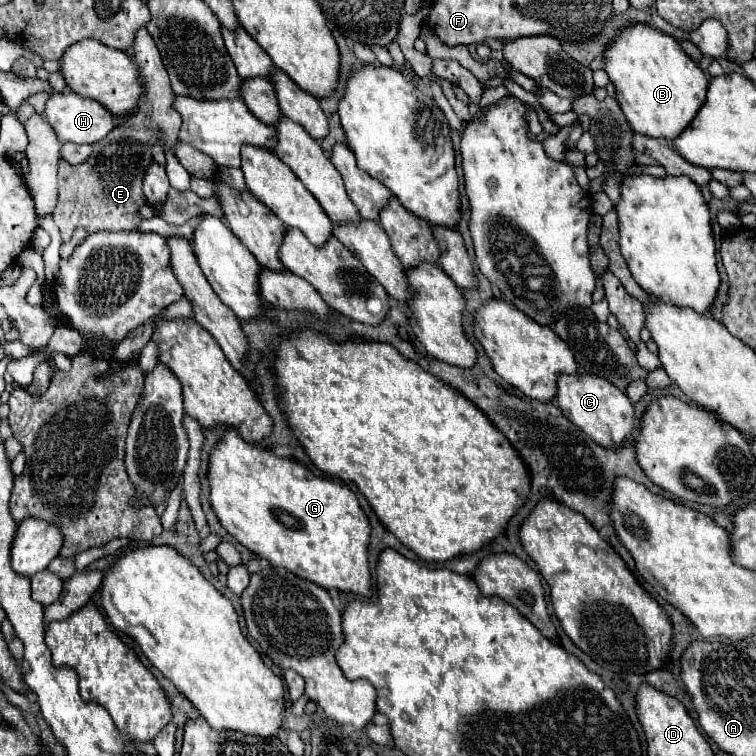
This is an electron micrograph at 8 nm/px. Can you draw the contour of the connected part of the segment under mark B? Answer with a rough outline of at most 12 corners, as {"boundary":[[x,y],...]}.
{"boundary":[[644,24],[604,52],[634,132],[672,142],[708,76]]}

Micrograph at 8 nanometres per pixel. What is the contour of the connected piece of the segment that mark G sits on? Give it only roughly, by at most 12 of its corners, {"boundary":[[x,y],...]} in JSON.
{"boundary":[[228,430],[210,502],[256,556],[372,596],[346,486]]}

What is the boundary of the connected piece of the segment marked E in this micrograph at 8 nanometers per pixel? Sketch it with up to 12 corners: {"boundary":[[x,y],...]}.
{"boundary":[[138,30],[138,110],[60,160],[54,224],[140,230],[142,180],[158,144],[174,148],[180,116],[160,52]]}

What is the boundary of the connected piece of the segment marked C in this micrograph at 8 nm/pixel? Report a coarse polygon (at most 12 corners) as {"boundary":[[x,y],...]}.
{"boundary":[[560,374],[556,404],[588,438],[622,448],[628,396],[594,374]]}

